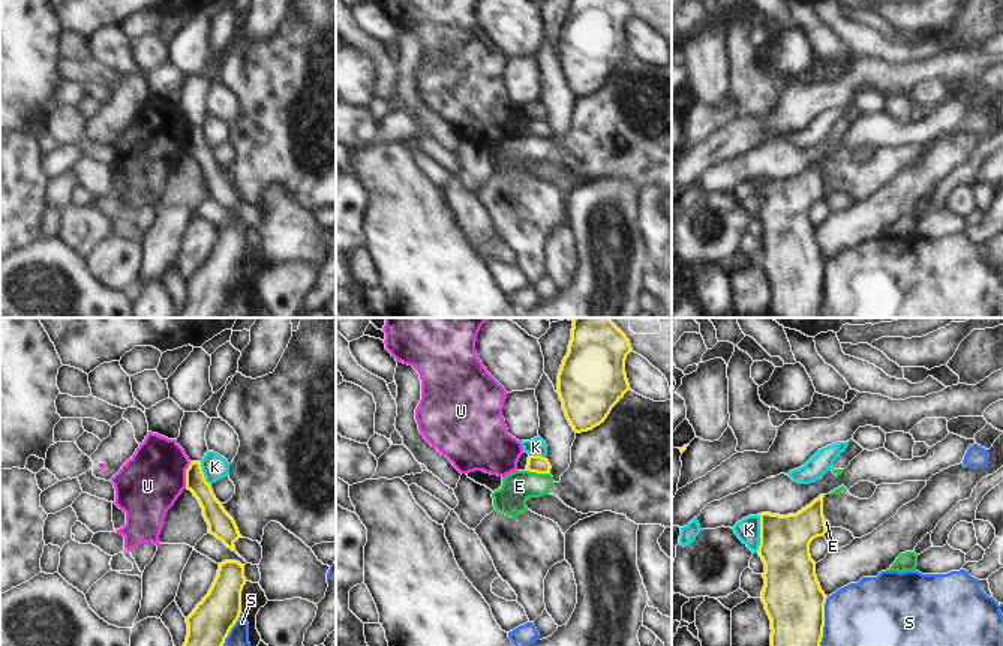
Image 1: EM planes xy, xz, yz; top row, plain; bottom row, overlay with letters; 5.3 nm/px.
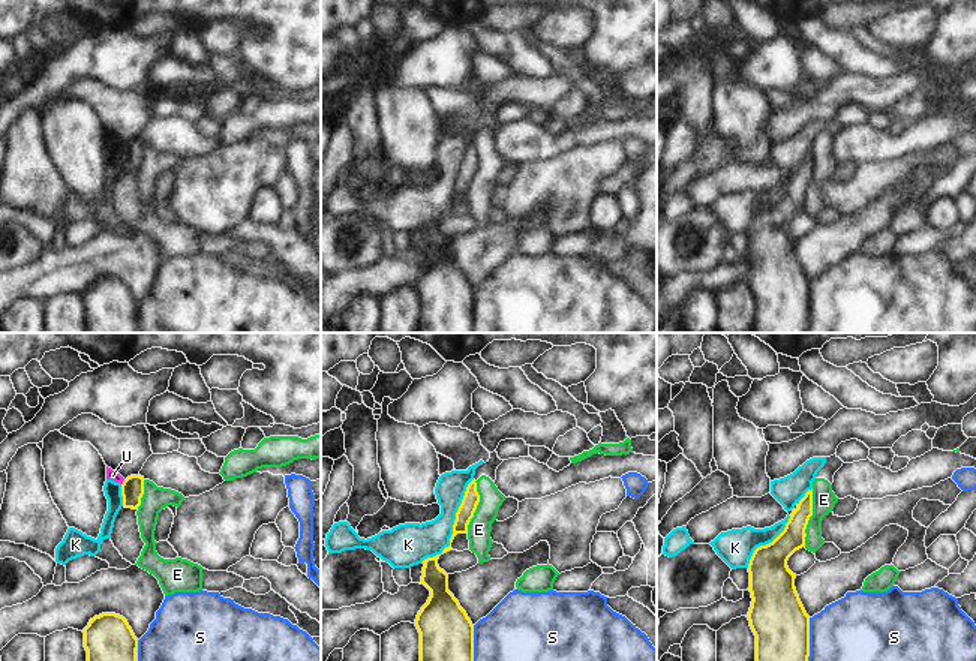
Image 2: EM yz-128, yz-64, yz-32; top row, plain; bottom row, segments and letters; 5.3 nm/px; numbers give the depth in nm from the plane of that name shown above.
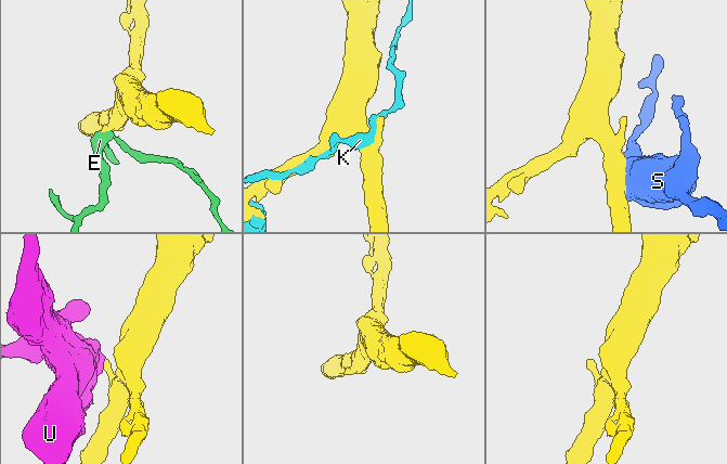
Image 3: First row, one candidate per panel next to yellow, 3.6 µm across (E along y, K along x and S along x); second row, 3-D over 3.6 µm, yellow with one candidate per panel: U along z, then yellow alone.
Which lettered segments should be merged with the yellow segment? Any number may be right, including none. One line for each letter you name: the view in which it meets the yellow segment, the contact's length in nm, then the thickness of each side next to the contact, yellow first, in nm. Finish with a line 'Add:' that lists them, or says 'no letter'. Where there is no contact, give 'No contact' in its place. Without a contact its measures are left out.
Add: no letter.

